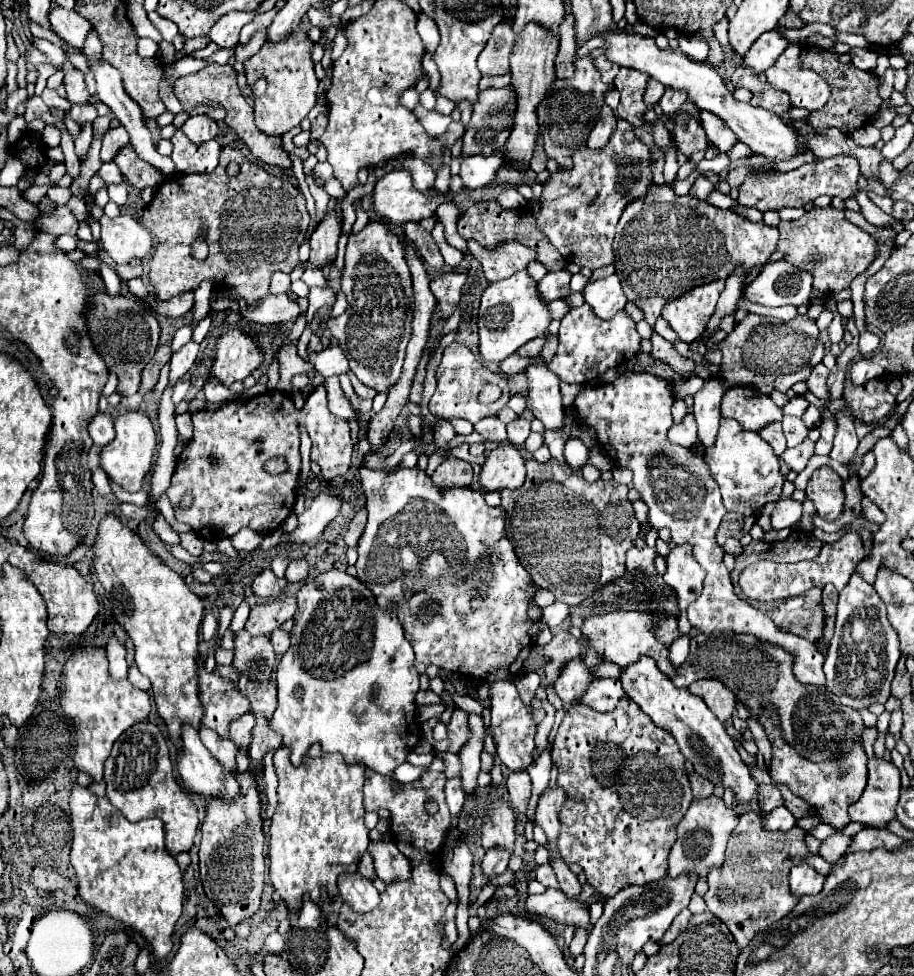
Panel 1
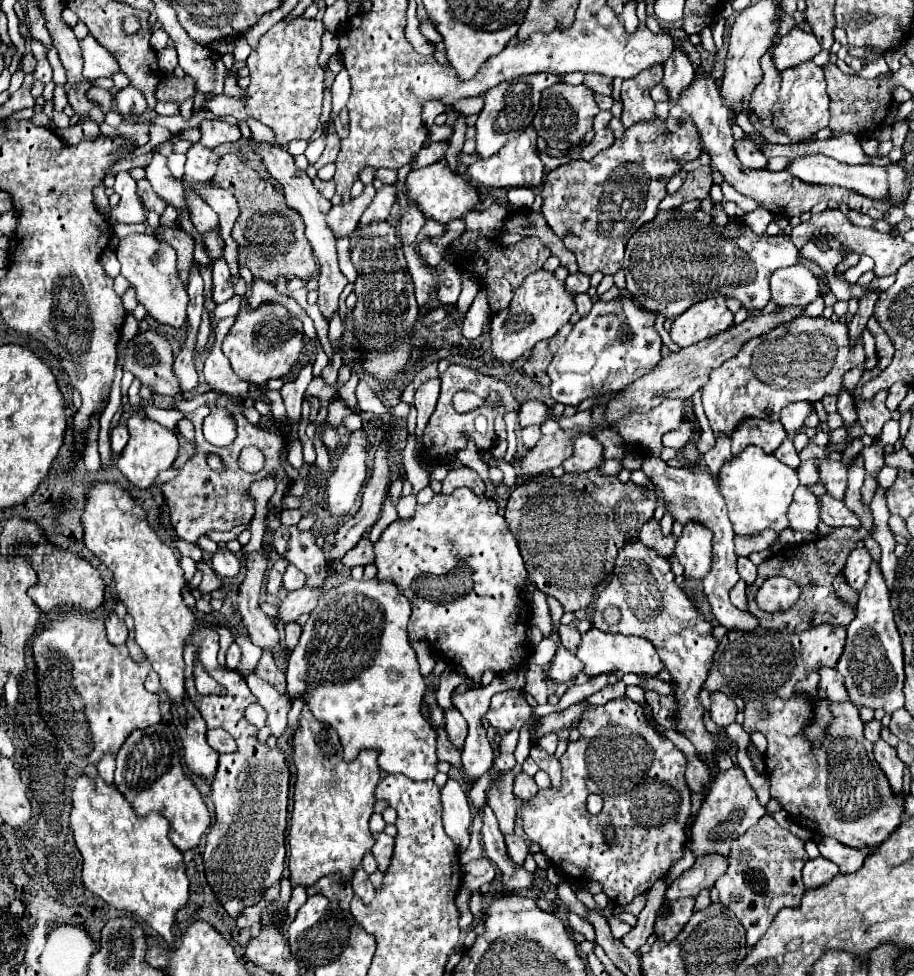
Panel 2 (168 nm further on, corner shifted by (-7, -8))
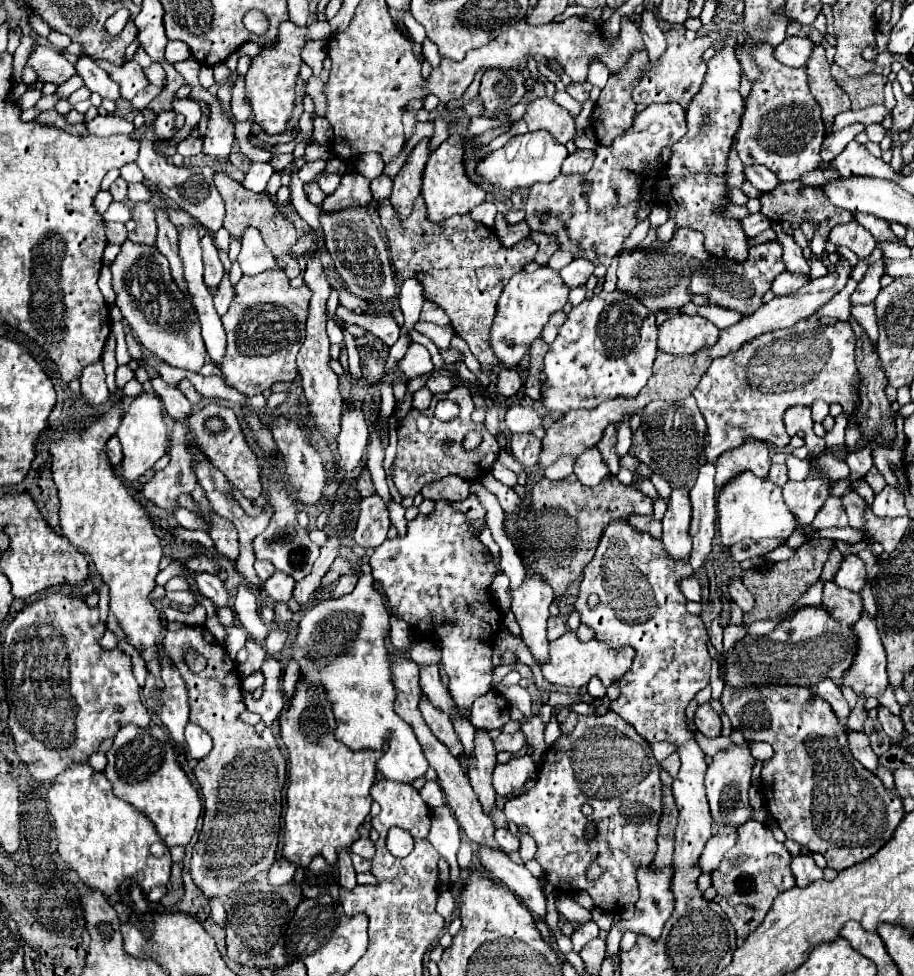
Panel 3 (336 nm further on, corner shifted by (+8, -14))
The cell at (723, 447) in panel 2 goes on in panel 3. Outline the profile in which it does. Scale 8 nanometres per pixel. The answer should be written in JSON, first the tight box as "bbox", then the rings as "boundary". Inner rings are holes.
{"bbox":[691,464,715,570],"boundary":[[[703,464],[699,468],[699,478],[691,490],[691,504],[693,504],[693,556],[691,556],[691,566],[695,570],[701,570],[705,556],[711,550],[713,536],[715,536],[715,466],[713,464]]]}

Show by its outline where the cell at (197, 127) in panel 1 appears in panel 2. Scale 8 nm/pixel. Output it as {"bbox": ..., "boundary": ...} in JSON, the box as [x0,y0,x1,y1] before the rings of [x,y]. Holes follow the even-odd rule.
{"bbox":[200,120,240,148],"boundary":[[[206,120],[202,122],[200,144],[206,148],[216,148],[224,142],[240,140],[240,128],[228,124],[226,120]]]}

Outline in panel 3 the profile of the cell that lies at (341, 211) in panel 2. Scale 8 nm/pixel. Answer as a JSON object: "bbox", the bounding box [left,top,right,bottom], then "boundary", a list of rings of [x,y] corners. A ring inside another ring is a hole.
{"bbox":[321,172,371,214],"boundary":[[[347,172],[343,174],[339,188],[323,200],[321,212],[329,214],[343,208],[351,208],[351,206],[361,206],[361,204],[365,206],[369,200],[371,200],[369,180],[357,172]]]}

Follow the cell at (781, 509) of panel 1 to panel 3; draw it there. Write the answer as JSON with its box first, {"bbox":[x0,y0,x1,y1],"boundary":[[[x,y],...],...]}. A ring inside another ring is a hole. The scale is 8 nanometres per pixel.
{"bbox":[783,468,831,526],"boundary":[[[811,468],[803,482],[787,482],[783,486],[785,504],[789,504],[789,510],[801,526],[811,526],[817,510],[823,506],[823,500],[829,496],[829,488],[831,482],[821,480],[815,468]]]}

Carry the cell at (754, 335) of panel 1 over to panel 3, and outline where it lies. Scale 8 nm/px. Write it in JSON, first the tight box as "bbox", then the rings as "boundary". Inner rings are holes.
{"bbox":[693,316,861,462],"boundary":[[[809,316],[791,328],[773,330],[769,334],[757,336],[753,342],[743,344],[737,352],[713,360],[707,372],[701,376],[701,382],[693,390],[693,398],[697,400],[697,406],[707,420],[703,448],[705,460],[715,462],[719,454],[735,448],[749,436],[773,442],[775,446],[787,446],[789,436],[783,430],[781,416],[787,408],[797,404],[811,406],[815,400],[821,398],[827,404],[839,402],[845,408],[845,414],[851,414],[855,410],[855,404],[859,402],[859,398],[851,392],[851,386],[859,386],[859,380],[861,378],[855,368],[855,336],[849,322],[837,322],[837,326],[823,326],[817,316]]]}

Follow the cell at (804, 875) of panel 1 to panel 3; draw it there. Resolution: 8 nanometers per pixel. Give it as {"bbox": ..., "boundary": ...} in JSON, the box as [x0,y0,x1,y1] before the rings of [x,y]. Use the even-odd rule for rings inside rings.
{"bbox":[791,854,823,888],"boundary":[[[799,854],[791,860],[791,872],[795,878],[795,886],[799,886],[799,888],[805,888],[811,882],[823,878],[823,870],[815,864],[815,860],[811,856],[805,856],[805,854]]]}

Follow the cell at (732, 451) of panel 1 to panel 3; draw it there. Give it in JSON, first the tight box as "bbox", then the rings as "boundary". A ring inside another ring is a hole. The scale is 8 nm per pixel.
{"bbox":[717,472,799,546],"boundary":[[[741,472],[729,480],[717,496],[717,526],[723,546],[733,546],[745,538],[789,538],[799,524],[793,520],[787,504],[783,502],[781,486],[757,478],[753,472]]]}

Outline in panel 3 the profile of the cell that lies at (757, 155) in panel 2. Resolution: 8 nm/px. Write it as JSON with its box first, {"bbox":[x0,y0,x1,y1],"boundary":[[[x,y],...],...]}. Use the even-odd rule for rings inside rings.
{"bbox":[743,164,777,192],"boundary":[[[751,164],[751,166],[745,166],[743,168],[743,174],[745,174],[745,178],[755,186],[755,188],[759,188],[759,190],[763,190],[763,192],[769,192],[769,190],[773,190],[775,186],[777,186],[777,176],[769,170],[769,168],[763,168],[761,164]]]}

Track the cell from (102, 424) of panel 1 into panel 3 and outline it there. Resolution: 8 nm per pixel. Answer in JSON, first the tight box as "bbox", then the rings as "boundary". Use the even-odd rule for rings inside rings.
{"bbox":[105,436,123,466],"boundary":[[[111,436],[111,438],[107,440],[105,452],[107,452],[107,456],[109,456],[109,462],[111,462],[113,466],[119,466],[123,454],[121,454],[121,444],[119,444],[119,438],[117,438],[117,436]]]}

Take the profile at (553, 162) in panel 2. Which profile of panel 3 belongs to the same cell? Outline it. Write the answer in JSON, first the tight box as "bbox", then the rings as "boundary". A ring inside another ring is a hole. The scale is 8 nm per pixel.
{"bbox":[561,150,595,174],"boundary":[[[575,150],[573,154],[569,154],[563,162],[561,172],[563,174],[571,174],[571,172],[589,172],[589,168],[593,166],[595,160],[595,152],[593,150]]]}

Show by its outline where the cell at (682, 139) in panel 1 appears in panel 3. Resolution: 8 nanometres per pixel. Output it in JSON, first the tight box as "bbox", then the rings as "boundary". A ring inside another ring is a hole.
{"bbox":[525,104,687,266],"boundary":[[[653,104],[635,116],[635,122],[611,146],[597,146],[595,164],[587,174],[559,174],[553,182],[535,182],[525,200],[525,222],[531,230],[553,236],[559,250],[569,250],[575,258],[585,258],[593,266],[609,266],[621,250],[629,232],[637,226],[637,210],[641,202],[641,186],[645,178],[645,162],[661,156],[663,146],[673,146],[687,132],[685,110],[679,104]]]}

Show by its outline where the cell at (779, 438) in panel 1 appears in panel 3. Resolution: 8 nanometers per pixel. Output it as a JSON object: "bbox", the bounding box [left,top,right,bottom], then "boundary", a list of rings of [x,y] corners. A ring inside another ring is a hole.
{"bbox":[769,464,787,486],"boundary":[[[771,464],[771,470],[769,470],[769,480],[773,480],[773,484],[777,486],[785,486],[787,482],[787,466],[785,464]]]}

